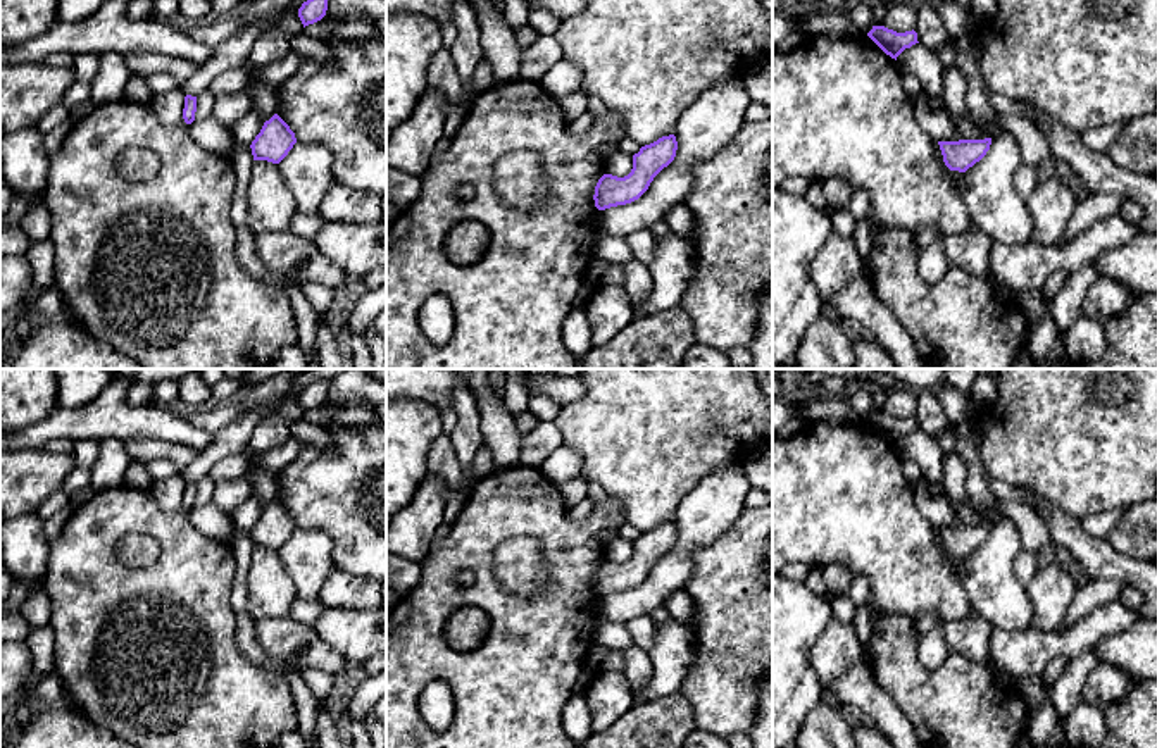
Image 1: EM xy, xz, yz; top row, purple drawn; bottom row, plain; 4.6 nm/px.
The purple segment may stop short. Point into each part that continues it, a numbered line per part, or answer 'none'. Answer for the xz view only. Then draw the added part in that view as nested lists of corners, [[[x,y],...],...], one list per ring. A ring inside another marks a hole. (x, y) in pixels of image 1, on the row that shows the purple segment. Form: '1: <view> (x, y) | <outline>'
none

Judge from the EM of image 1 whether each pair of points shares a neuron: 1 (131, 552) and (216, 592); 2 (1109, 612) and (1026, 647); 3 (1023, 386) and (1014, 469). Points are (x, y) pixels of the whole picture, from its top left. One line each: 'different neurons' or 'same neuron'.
1: different neurons
2: same neuron
3: same neuron

